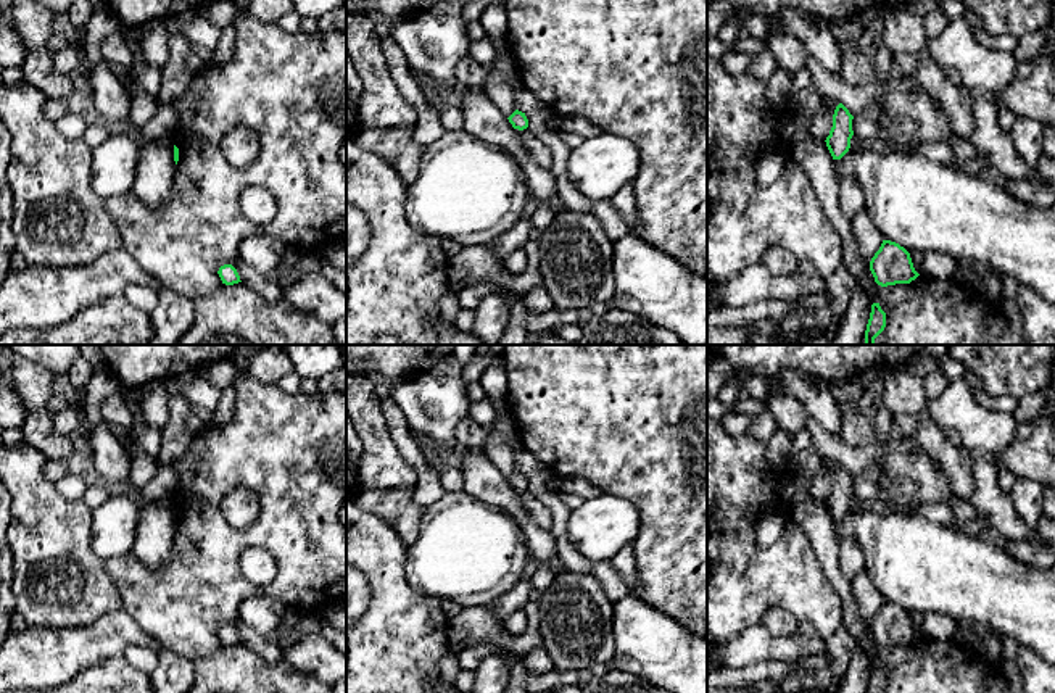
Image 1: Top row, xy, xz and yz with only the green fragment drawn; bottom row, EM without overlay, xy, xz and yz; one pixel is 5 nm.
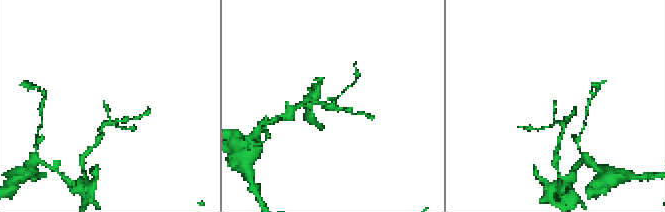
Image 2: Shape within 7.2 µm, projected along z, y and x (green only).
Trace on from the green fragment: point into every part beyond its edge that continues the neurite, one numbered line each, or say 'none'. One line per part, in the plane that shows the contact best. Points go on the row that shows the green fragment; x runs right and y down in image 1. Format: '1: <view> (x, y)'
none

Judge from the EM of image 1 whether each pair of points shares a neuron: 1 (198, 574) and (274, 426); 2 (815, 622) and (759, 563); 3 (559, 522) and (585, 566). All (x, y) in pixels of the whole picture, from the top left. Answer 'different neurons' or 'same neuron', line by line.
1: same neuron
2: same neuron
3: same neuron

